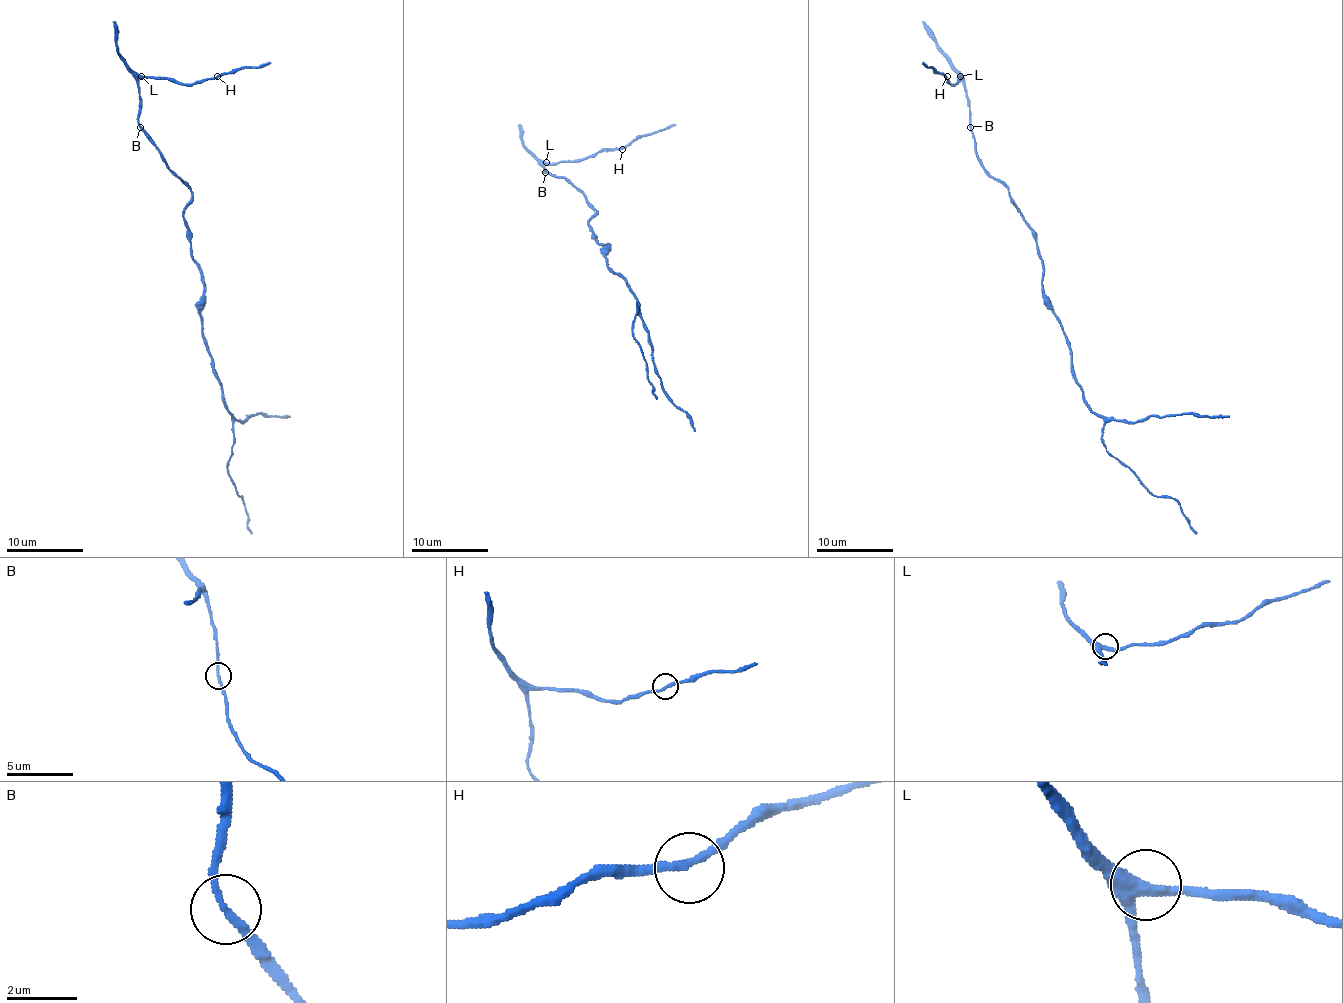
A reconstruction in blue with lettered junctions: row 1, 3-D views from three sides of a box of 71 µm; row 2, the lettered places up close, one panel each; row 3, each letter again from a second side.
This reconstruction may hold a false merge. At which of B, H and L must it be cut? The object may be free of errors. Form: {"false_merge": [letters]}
{"false_merge": []}

